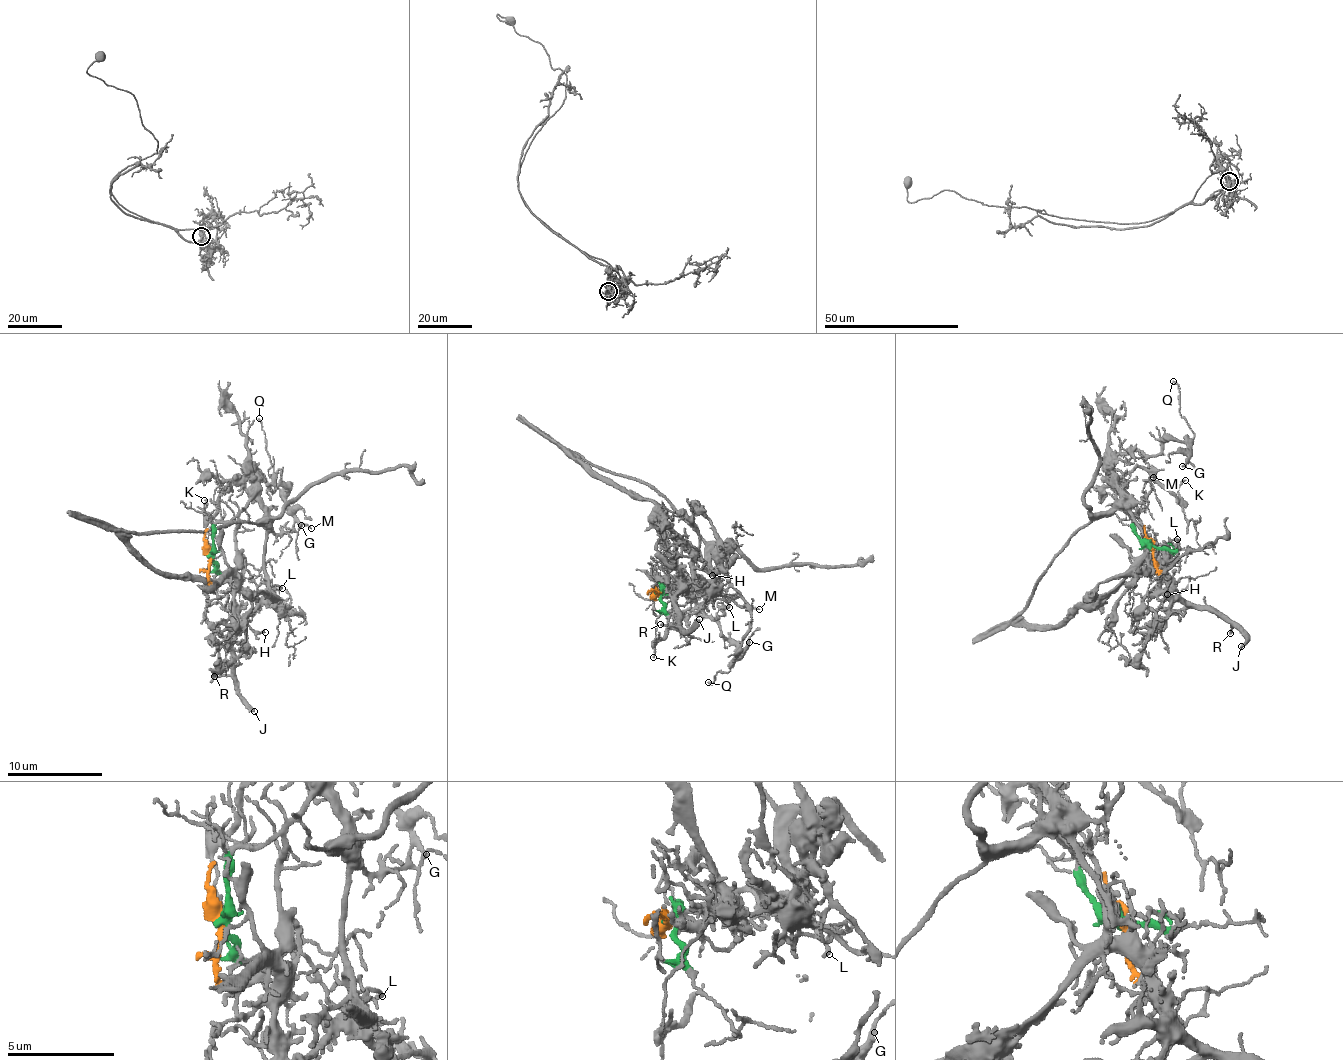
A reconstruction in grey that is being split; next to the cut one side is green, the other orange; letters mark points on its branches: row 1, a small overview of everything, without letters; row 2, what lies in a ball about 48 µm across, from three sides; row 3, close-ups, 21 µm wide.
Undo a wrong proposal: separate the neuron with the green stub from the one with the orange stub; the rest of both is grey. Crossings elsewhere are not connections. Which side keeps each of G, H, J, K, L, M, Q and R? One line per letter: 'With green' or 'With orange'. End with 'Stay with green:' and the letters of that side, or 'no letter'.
G: With green
H: With orange
J: With orange
K: With green
L: With orange
M: With green
Q: With green
R: With orange
Stay with green: G, K, M, Q

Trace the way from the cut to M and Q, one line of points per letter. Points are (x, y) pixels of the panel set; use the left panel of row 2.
M: (211, 554), (217, 523), (236, 518), (253, 499), (265, 511), (277, 534), (306, 524), (310, 528)
Q: (211, 554), (215, 526), (232, 522), (246, 506), (251, 470), (270, 491), (280, 485), (287, 495), (258, 418)

